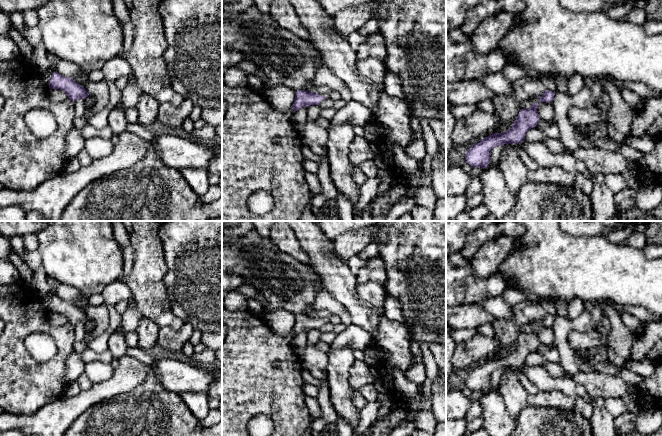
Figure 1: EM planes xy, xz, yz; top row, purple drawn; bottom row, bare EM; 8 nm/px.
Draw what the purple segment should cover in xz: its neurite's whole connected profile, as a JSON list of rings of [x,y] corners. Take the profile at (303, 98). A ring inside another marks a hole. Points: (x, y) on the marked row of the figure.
[[[298,90],[295,95],[295,99],[292,105],[293,110],[296,112],[302,107],[309,107],[311,105],[319,105],[319,103],[325,100],[325,96],[320,96],[315,92],[308,92],[306,90]]]

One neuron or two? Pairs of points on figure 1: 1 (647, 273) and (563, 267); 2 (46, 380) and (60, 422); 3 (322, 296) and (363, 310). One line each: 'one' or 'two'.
1: one
2: two
3: two

